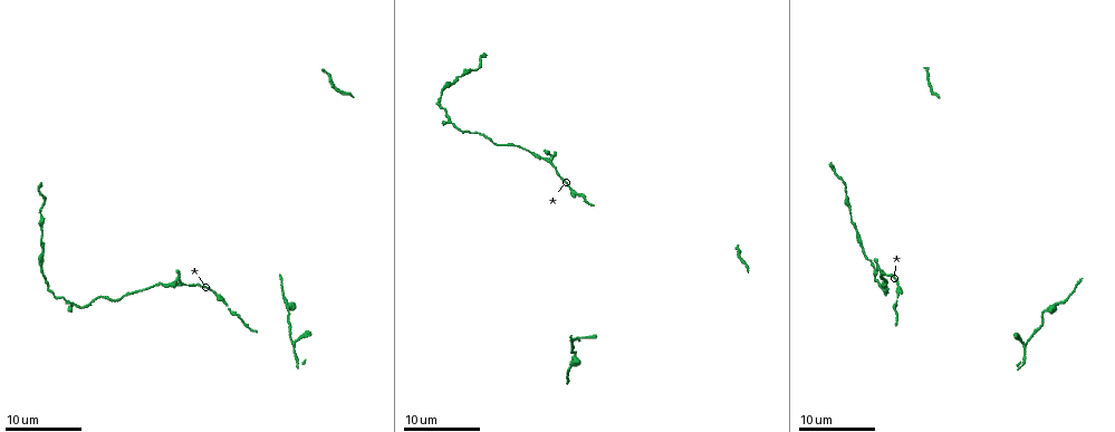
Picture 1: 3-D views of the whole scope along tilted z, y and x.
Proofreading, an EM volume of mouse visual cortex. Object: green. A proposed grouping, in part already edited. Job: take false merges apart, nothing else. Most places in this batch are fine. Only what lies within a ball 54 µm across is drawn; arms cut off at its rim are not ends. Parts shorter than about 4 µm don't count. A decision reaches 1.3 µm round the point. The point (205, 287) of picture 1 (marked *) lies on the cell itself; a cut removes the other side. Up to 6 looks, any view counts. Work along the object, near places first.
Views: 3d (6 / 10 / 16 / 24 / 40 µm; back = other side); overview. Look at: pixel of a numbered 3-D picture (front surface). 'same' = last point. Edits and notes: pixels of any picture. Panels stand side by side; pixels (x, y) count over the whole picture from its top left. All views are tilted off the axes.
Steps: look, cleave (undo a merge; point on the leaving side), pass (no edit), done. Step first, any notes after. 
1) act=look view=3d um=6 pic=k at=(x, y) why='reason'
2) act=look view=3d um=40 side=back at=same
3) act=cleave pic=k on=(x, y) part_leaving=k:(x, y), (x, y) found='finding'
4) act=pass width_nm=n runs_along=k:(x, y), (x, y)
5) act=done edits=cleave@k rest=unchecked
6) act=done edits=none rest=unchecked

act=look view=3d um=6 pic=1 at=(593, 206) why='thick turns thin'

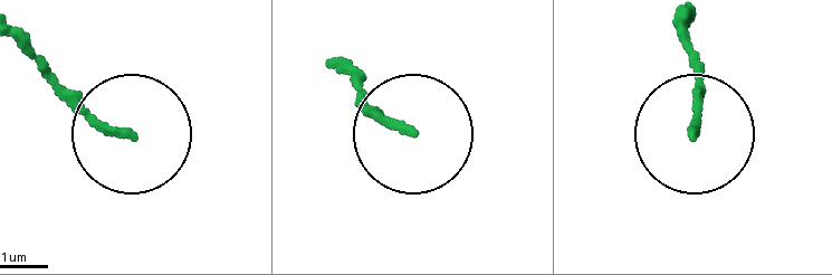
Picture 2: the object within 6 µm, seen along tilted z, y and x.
act=pass runs_along=2:(19, 48), (125, 132) found='all the same cell'

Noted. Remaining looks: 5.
act=look view=3d um=6 pic=1 at=(546, 161) why='side arm on a straight run'

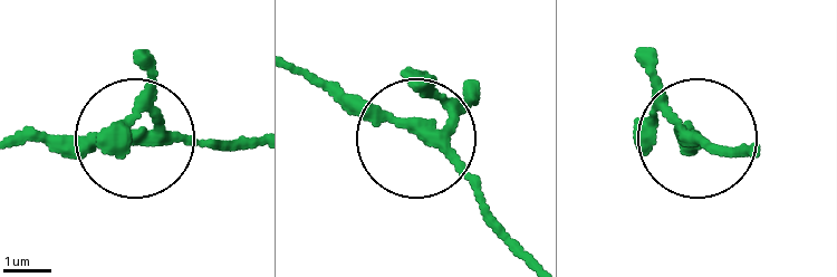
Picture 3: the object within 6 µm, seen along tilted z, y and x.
act=pass runs_along=3:(250, 144), (17, 135) found='one cell here'

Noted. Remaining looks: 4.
act=look view=3d um=10 pic=1 at=(897, 284) why='thick turns thin'

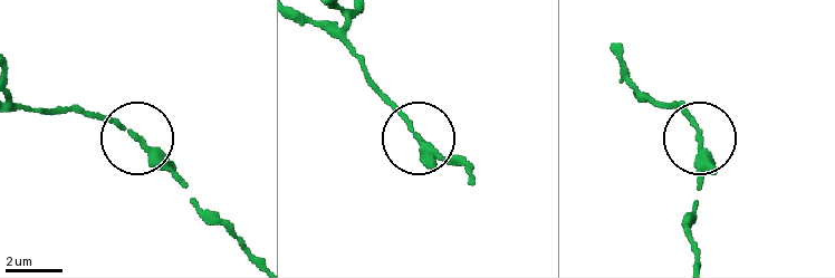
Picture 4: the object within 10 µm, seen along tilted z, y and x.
act=look view=3d um=10 side=back pic=4 at=(702, 145) why='from behind'

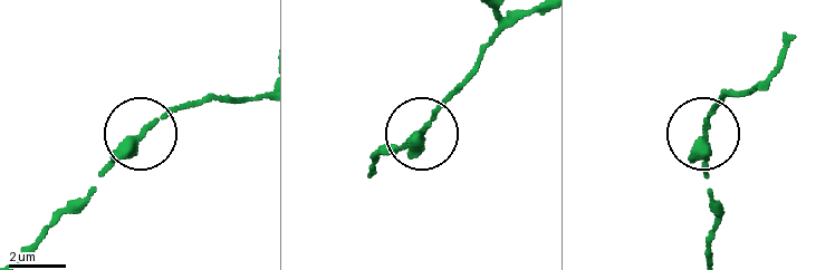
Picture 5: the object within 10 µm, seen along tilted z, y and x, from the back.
act=pass runs_along=5:(180, 108), (142, 134), (75, 204) found='all the same cell'

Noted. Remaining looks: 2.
act=done edits=none rest=unchecked

